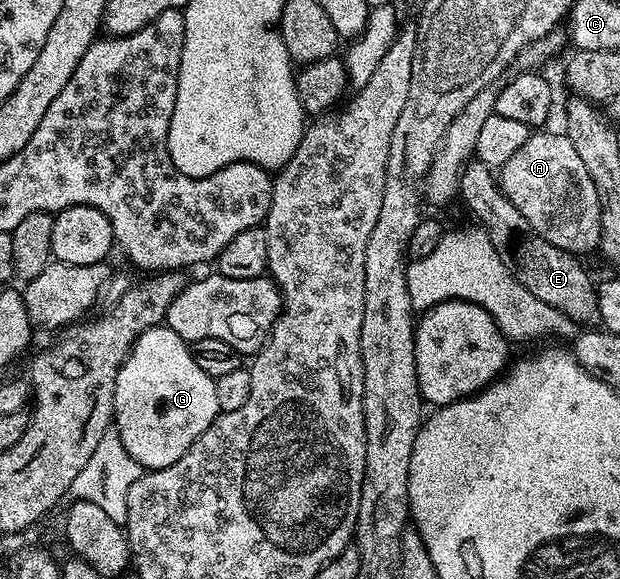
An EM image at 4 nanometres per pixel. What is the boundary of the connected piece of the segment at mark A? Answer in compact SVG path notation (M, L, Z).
M546 131L531 132L524 147L520 147L520 151L516 151L516 155L512 155L512 159L508 159L508 163L502 165L502 194L516 207L516 211L520 211L520 215L524 215L524 219L528 219L528 223L532 223L532 231L548 239L548 243L575 255L590 253L593 249L595 252L602 244L600 199L596 195L596 183L592 183L592 178L588 175L576 147L572 147L572 139L568 139L565 132L542 132Z

